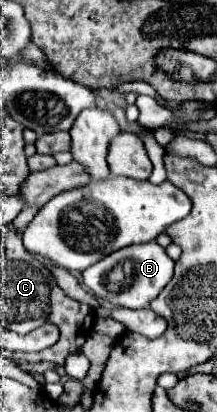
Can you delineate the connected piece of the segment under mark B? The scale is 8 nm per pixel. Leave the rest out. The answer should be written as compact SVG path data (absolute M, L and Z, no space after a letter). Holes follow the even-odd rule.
M147 242L141 246L127 246L121 248L109 256L105 256L101 262L89 266L83 270L83 284L101 300L123 306L123 308L145 308L149 302L163 290L163 286L173 276L173 260L167 256L165 248L157 246L155 242ZM115 268L121 268L123 274L107 274Z

